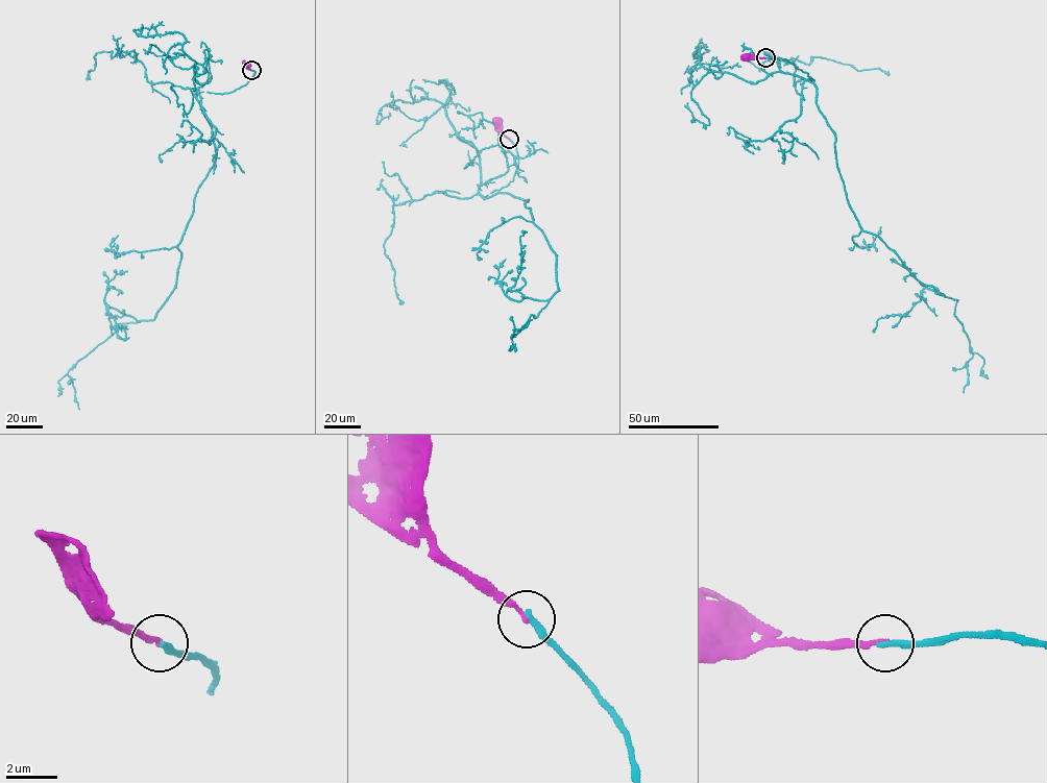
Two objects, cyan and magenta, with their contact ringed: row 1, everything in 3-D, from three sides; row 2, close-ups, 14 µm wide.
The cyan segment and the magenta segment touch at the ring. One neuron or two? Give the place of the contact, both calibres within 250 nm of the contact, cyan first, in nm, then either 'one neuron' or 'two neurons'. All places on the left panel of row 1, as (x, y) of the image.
place (251, 70); calibres 280 and 190 nm; two neurons

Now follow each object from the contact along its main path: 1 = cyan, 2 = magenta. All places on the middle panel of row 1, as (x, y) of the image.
1: (509, 139), (513, 179), (482, 196), (529, 199), (557, 257), (559, 291), (511, 338), (532, 319)
2: (509, 139), (497, 122)

